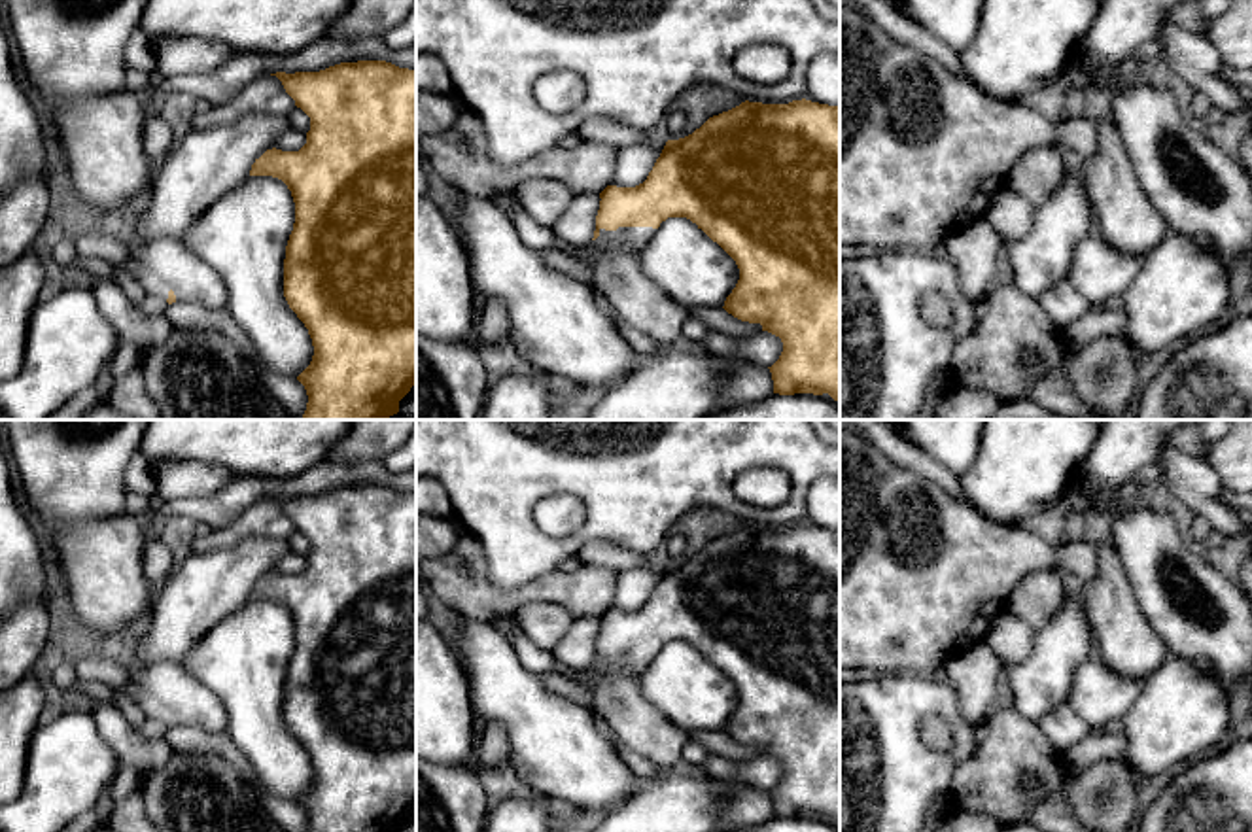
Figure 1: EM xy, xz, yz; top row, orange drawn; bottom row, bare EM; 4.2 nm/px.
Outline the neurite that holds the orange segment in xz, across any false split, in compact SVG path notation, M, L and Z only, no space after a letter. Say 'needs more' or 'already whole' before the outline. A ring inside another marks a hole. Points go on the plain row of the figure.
needs more | M811 524L789 528L741 526L709 541L692 558L668 563L647 603L635 611L607 609L600 616L594 662L573 671L590 688L618 675L639 677L668 641L687 641L717 666L738 688L739 703L724 734L760 747L781 762L783 775L768 790L774 817L828 817L840 823L840 529Z

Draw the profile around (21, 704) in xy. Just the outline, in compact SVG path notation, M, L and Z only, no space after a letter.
M34 673L0 690L0 806L23 789L32 734L45 705L45 692Z

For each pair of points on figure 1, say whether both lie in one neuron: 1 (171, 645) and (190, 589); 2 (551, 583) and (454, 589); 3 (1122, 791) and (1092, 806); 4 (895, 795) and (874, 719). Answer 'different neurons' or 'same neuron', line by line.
1: same neuron
2: same neuron
3: same neuron
4: same neuron

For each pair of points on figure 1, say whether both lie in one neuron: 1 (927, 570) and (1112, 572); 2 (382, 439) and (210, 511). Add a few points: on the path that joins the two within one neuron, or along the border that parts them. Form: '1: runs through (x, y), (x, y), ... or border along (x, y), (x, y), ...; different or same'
1: border along (1094, 547), (1095, 575), (1086, 583); different
2: border along (324, 460), (377, 460); different

